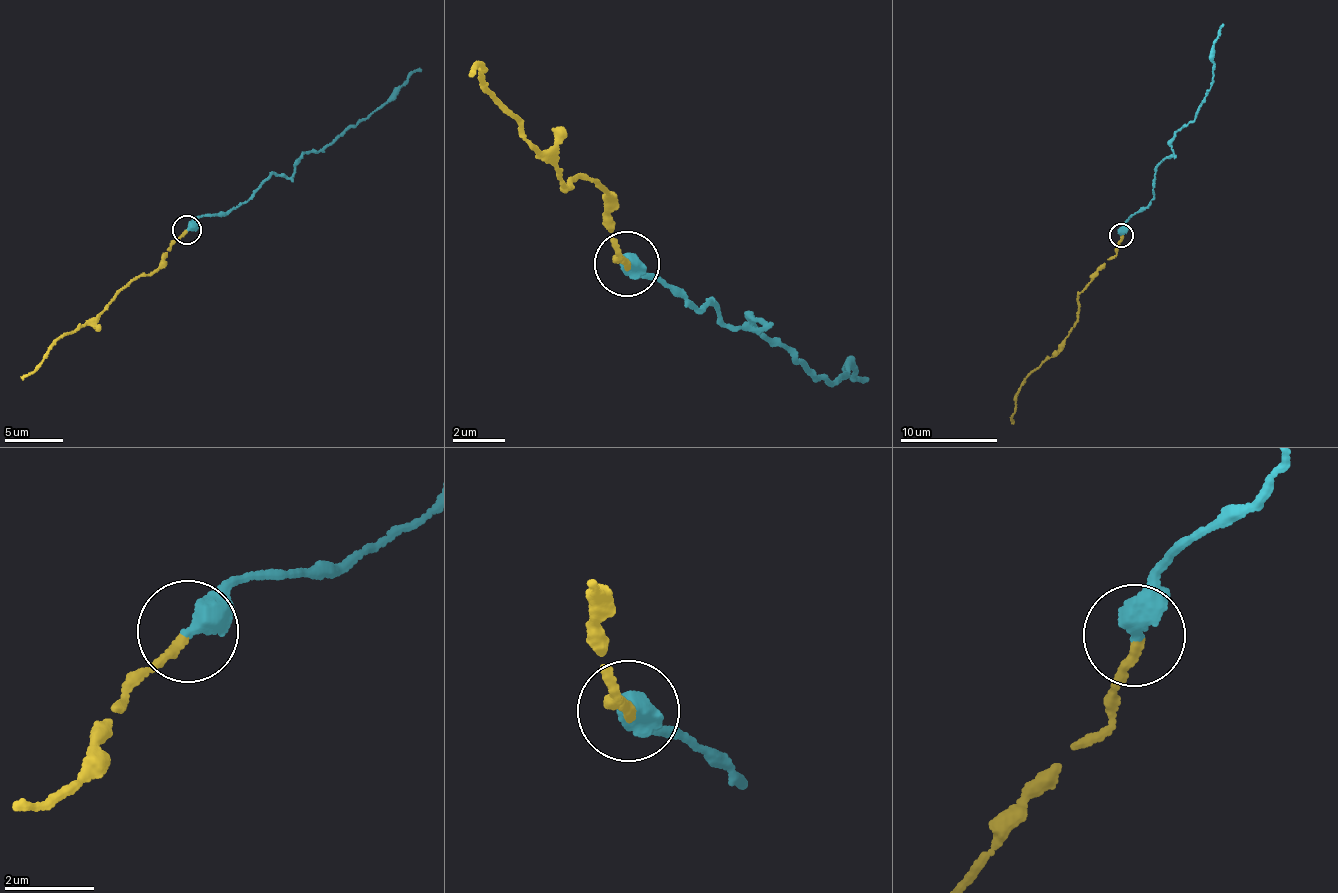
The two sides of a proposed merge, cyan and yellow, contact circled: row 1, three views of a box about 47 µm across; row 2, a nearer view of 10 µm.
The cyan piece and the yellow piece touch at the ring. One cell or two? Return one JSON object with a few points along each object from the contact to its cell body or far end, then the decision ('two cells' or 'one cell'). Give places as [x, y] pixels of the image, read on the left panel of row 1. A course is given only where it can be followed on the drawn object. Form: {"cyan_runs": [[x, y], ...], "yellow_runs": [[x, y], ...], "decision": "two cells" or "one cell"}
{"cyan_runs": [[187, 230], [203, 215], [238, 206], [271, 174], [292, 176], [305, 154], [355, 128], [421, 70]], "yellow_runs": [[187, 230], [171, 245], [158, 268], [138, 276], [83, 325], [62, 334], [42, 363], [22, 380]], "decision": "one cell"}

